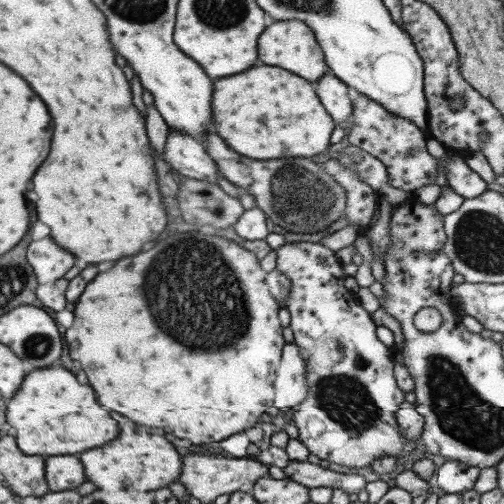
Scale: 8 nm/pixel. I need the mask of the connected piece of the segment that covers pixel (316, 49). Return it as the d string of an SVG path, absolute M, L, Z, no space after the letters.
M301 20L276 22L276 24L268 26L258 40L258 54L264 64L286 68L286 70L310 80L310 82L318 82L320 78L326 76L326 73L331 72L328 63L326 63L324 51L314 37L314 31Z

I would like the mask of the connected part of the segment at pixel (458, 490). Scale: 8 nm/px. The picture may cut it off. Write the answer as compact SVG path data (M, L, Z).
M446 461L436 472L440 489L448 494L462 494L473 489L481 469L458 461Z

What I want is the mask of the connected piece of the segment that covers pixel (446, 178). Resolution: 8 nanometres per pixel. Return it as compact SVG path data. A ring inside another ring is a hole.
M465 156L442 158L440 172L442 182L465 199L476 198L487 190L487 183L466 165Z

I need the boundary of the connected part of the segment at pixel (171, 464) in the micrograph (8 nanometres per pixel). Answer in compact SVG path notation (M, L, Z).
M122 430L116 442L88 450L80 454L80 460L84 464L88 480L94 482L98 488L106 486L114 488L114 484L120 484L126 488L134 486L138 492L148 492L169 487L182 475L182 460L172 442L168 442L160 434L150 434L150 432Z

